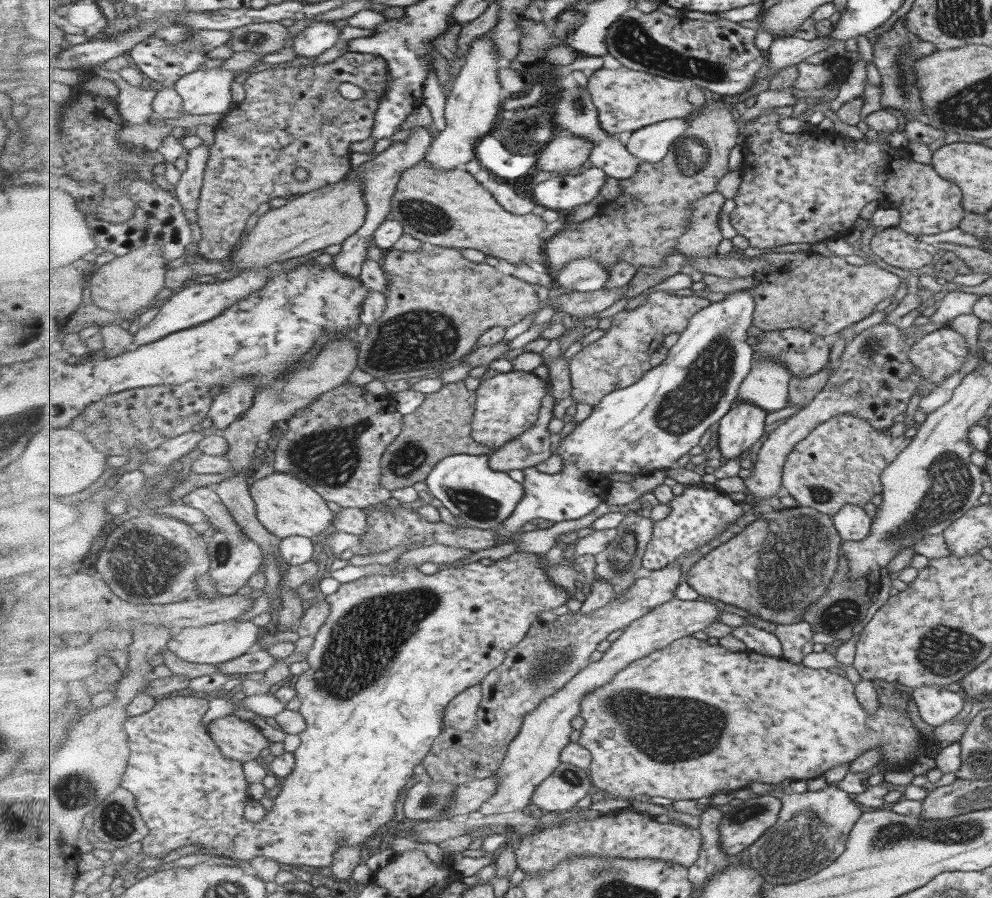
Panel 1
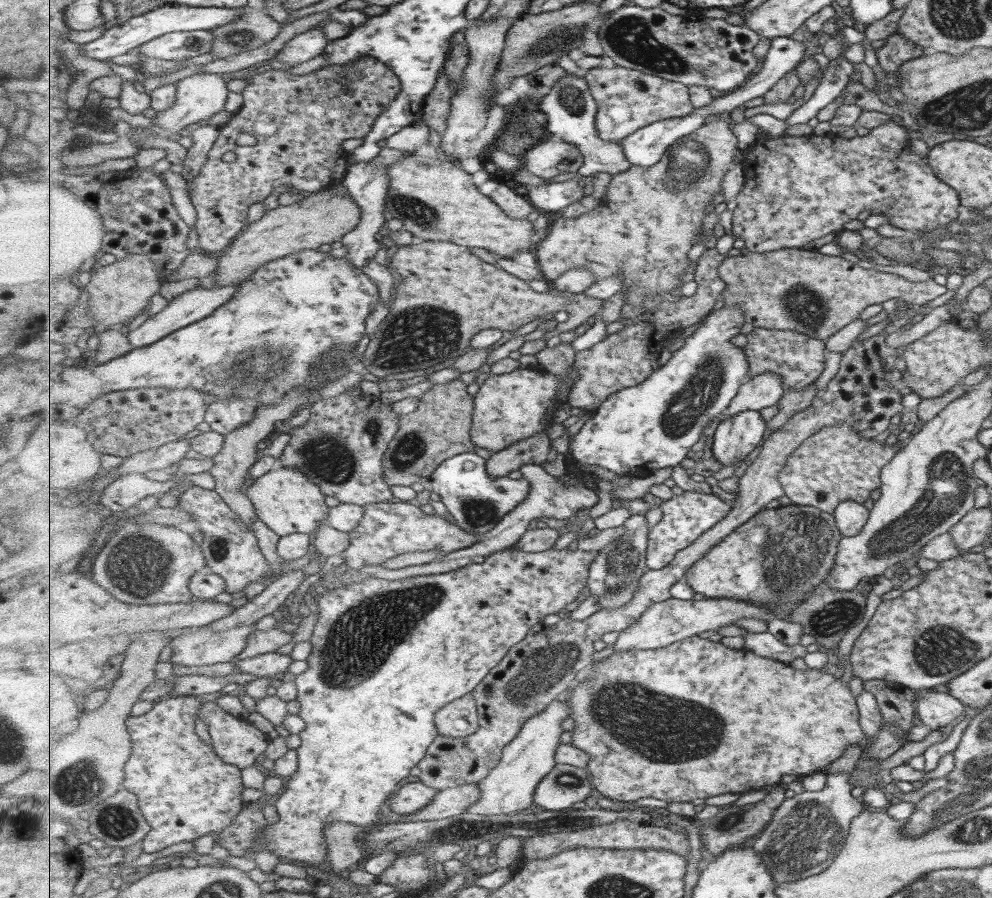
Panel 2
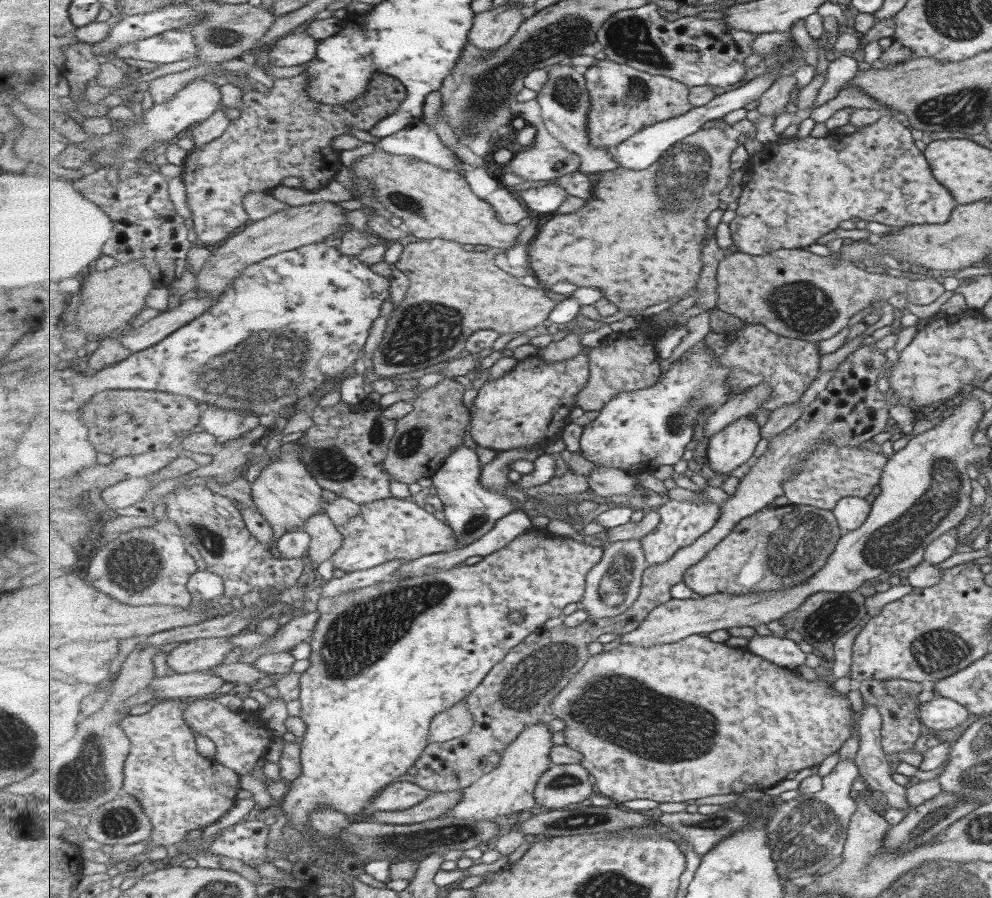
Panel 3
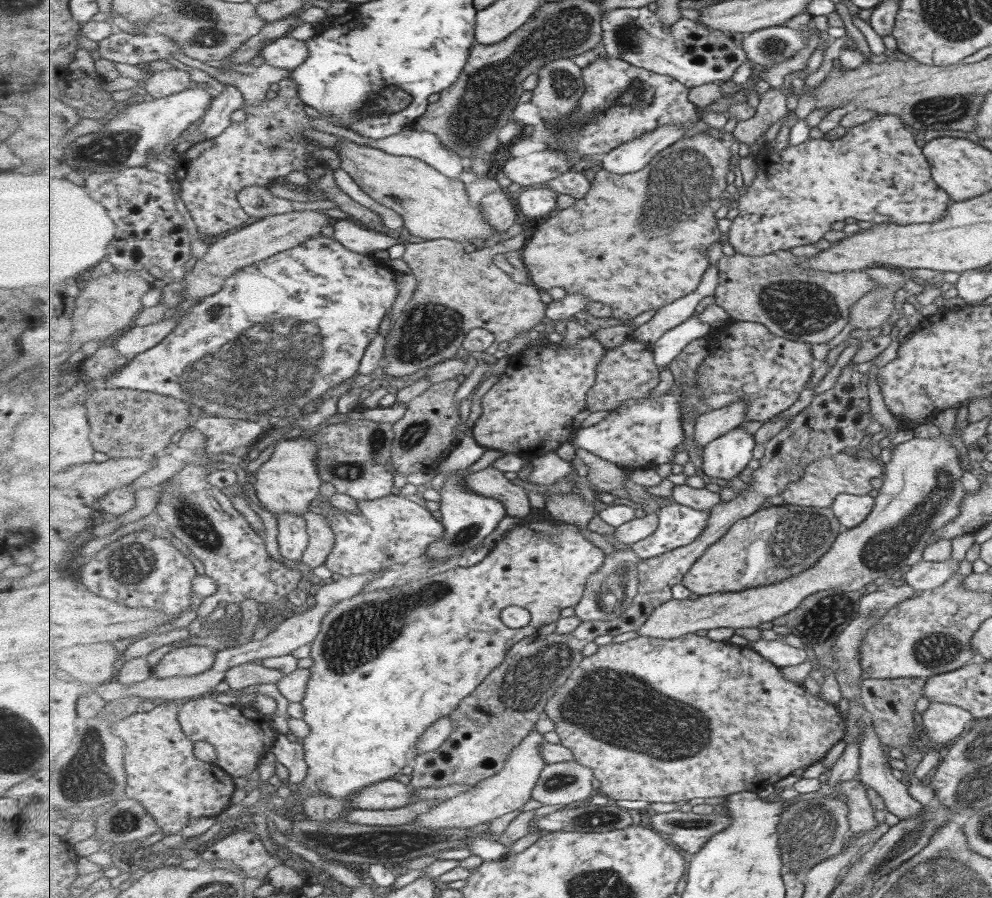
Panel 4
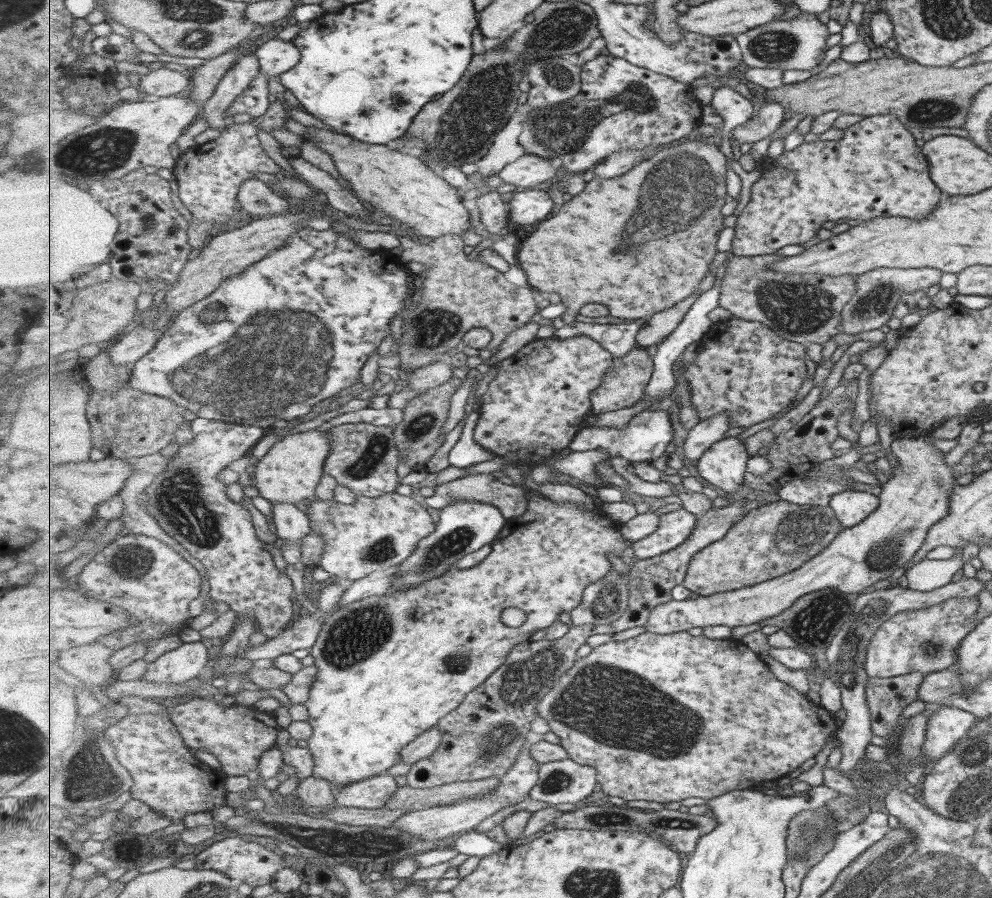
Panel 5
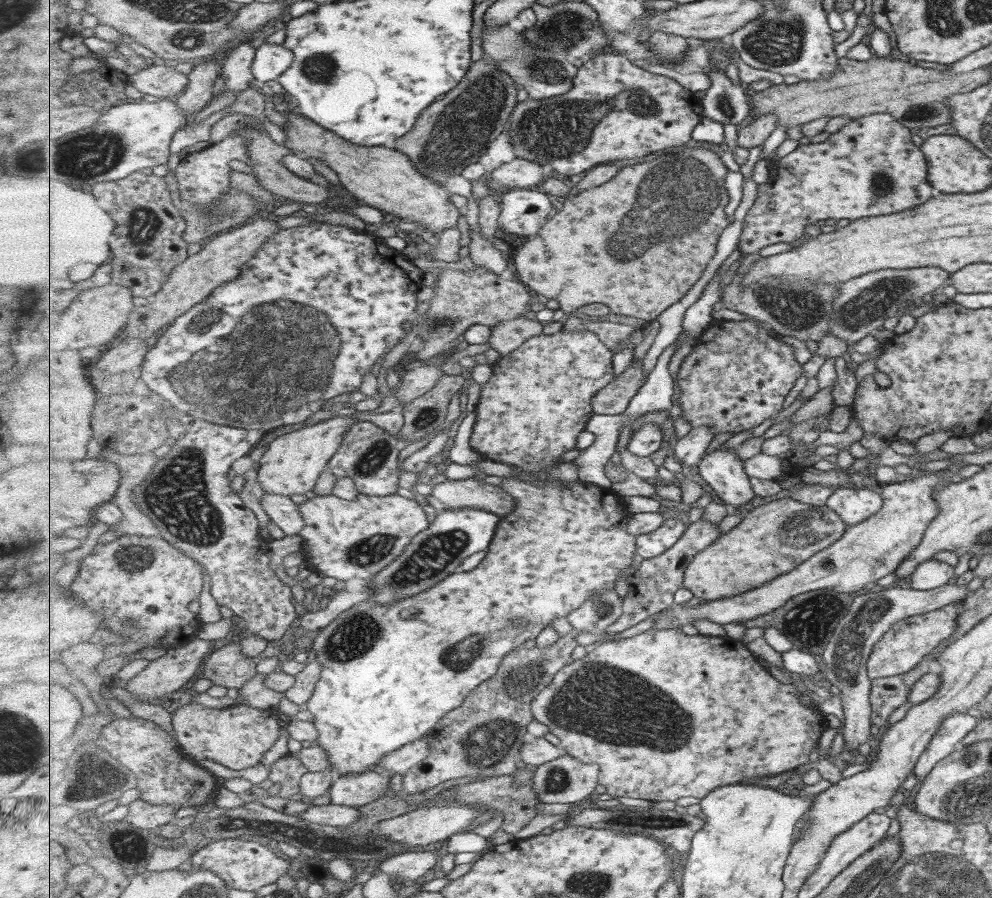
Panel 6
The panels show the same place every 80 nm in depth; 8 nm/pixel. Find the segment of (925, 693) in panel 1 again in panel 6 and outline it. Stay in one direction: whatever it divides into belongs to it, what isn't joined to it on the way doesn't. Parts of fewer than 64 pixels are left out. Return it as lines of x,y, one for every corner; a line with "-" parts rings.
954,712
941,721
912,768
912,774
919,784
937,762
957,748
960,740
973,730
976,723
976,713
972,712

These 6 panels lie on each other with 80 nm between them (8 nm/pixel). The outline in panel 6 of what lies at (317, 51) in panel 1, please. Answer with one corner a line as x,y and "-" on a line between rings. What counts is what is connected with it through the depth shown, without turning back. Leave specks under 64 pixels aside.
262,43
257,48
253,74
258,83
278,81
295,62
295,53
282,44

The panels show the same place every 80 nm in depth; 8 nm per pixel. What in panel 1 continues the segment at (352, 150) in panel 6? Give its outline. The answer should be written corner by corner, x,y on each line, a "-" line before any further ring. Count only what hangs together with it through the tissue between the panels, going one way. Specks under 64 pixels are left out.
425,159
419,161
415,166
405,169
405,172
402,172
399,186
393,196
393,202
391,202
391,214
395,220
398,220
403,226
403,232
411,234
417,238
417,240
422,241
423,243
431,243
437,246
444,246
449,248
474,248
475,250
480,250
485,255
494,256
497,259
501,258
506,260
511,264
521,264
521,263
543,263
545,266
548,264
546,260
546,242
549,239
541,238
541,234
547,230
547,223
541,219
541,215
535,214
513,214
509,212
506,208
503,208
503,205
499,204
495,196
490,192
487,192
485,188
475,178
473,174
465,171
465,168
454,168
448,171
440,171
436,169
433,165
430,165

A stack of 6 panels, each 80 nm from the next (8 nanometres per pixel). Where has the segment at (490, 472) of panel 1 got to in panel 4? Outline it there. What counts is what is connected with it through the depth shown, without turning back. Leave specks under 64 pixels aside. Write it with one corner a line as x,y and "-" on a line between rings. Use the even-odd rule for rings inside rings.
470,428
439,463
441,472
467,470
479,460
482,449
483,446
478,443
474,431
-
555,451
535,457
532,460
533,470
528,476
531,483
539,485
552,485
559,482
561,478
575,472
575,464
569,460
559,460
-
471,474
457,475
447,478
438,492
441,494
440,512
442,513
442,522
446,526
446,535
431,548
427,550
425,559
429,561
449,561
451,558
459,558
463,552
476,549
493,532
497,531
499,523
507,517
506,505
502,500
497,500
491,496
481,496
477,492
471,492
466,488
466,480

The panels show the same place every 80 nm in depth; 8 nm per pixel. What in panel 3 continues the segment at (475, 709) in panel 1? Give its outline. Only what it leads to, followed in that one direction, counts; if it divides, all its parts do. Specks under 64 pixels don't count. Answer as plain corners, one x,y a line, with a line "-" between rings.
467,697
453,708
434,716
430,728
430,742
447,742
467,734
475,726
475,719
468,707

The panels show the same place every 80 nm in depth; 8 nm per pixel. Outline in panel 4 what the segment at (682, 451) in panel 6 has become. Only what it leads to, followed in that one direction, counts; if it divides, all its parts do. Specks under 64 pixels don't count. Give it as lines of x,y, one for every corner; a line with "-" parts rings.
739,400
729,406
718,408
700,415
694,424
694,440
702,450
714,440
725,436
741,422
749,421
747,416
748,400

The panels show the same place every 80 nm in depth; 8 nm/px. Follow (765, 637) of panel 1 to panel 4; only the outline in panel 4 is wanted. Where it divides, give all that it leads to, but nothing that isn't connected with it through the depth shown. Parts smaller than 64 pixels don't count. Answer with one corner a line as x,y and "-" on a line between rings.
762,638
759,642
754,642
749,646
779,668
799,666
803,662
808,662
810,658
810,653
806,648
795,648
779,639
765,640

